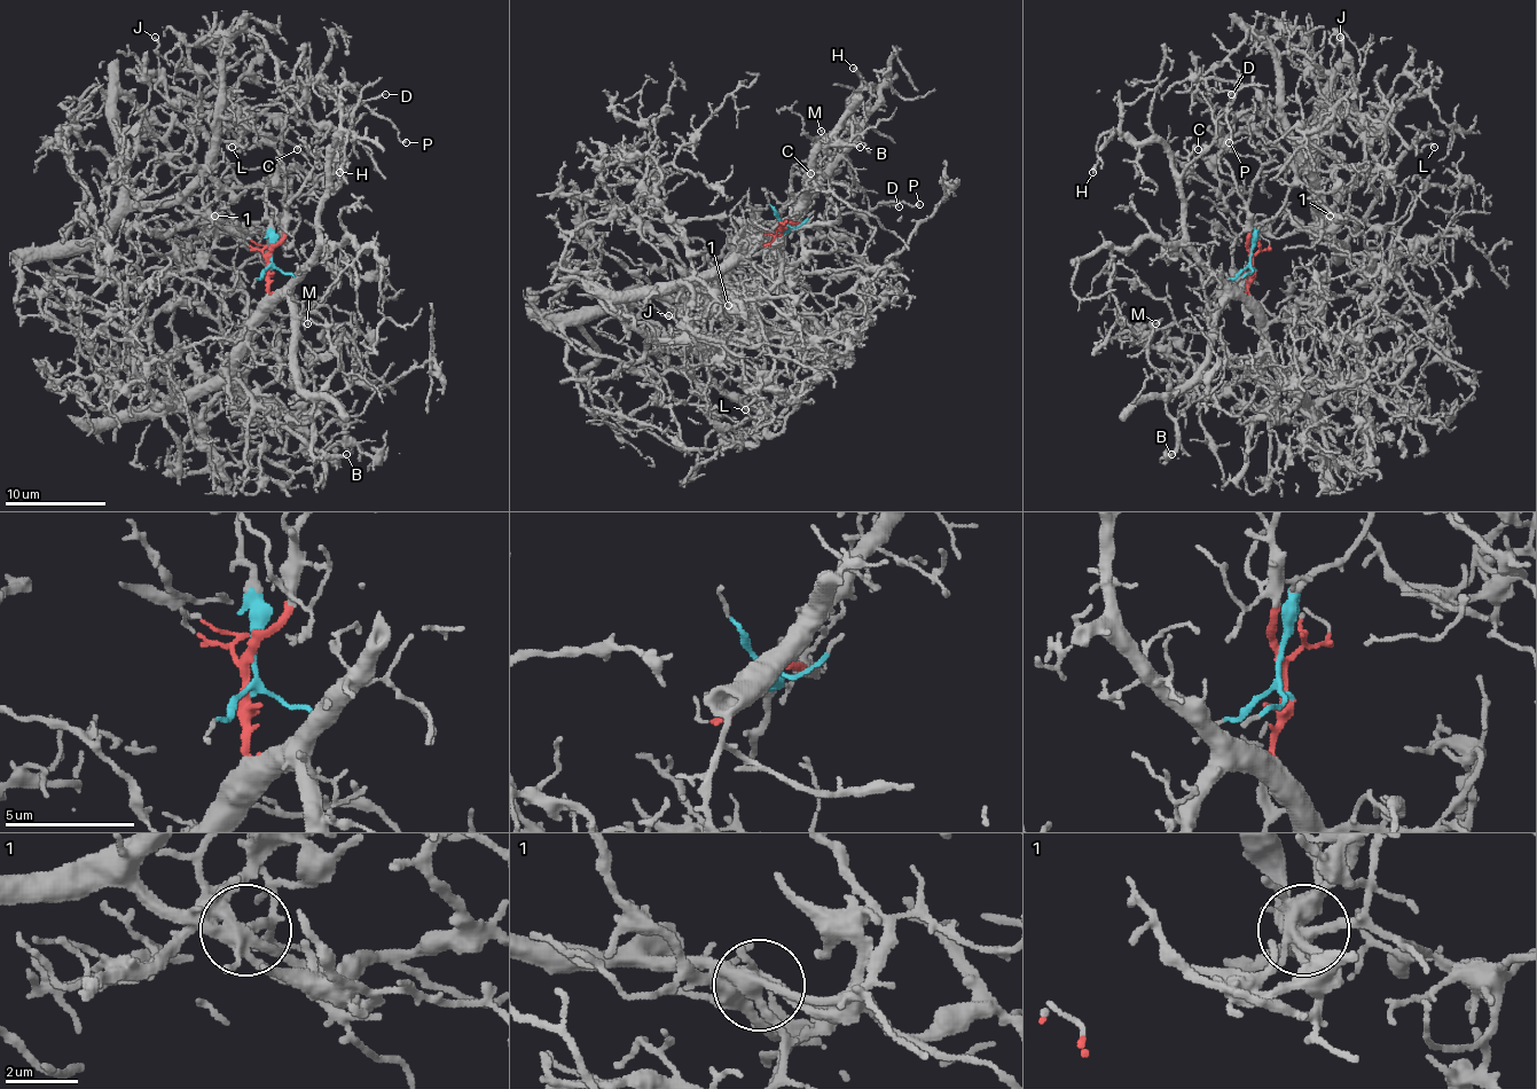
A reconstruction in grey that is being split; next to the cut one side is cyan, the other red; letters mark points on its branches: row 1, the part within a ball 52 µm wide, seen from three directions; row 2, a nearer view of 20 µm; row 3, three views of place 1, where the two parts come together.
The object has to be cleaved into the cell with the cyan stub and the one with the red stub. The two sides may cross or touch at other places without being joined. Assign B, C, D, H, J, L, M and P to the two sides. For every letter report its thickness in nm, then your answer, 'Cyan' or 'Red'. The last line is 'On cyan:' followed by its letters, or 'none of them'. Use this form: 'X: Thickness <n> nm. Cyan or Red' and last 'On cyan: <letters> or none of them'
B: Thickness 200 nm. Red
C: Thickness 130 nm. Red
D: Thickness 130 nm. Cyan
H: Thickness 240 nm. Red
J: Thickness 150 nm. Cyan
L: Thickness 130 nm. Cyan
M: Thickness 150 nm. Red
P: Thickness 140 nm. Cyan
On cyan: D, J, L, P

